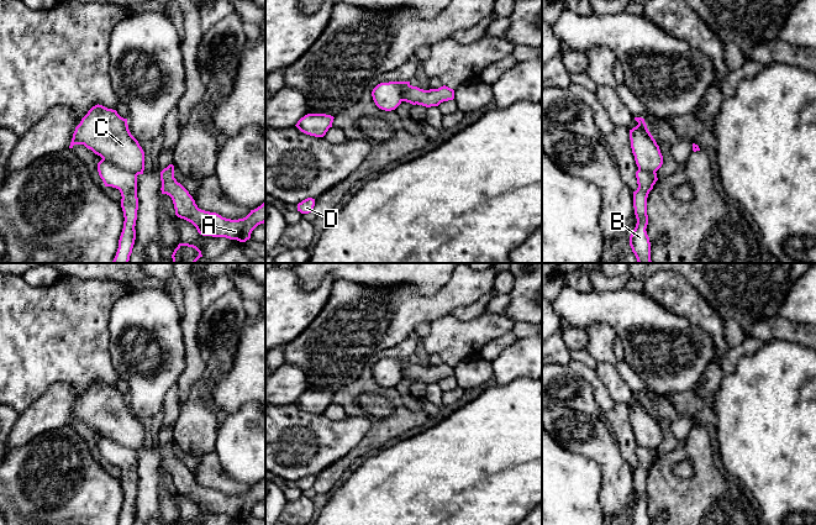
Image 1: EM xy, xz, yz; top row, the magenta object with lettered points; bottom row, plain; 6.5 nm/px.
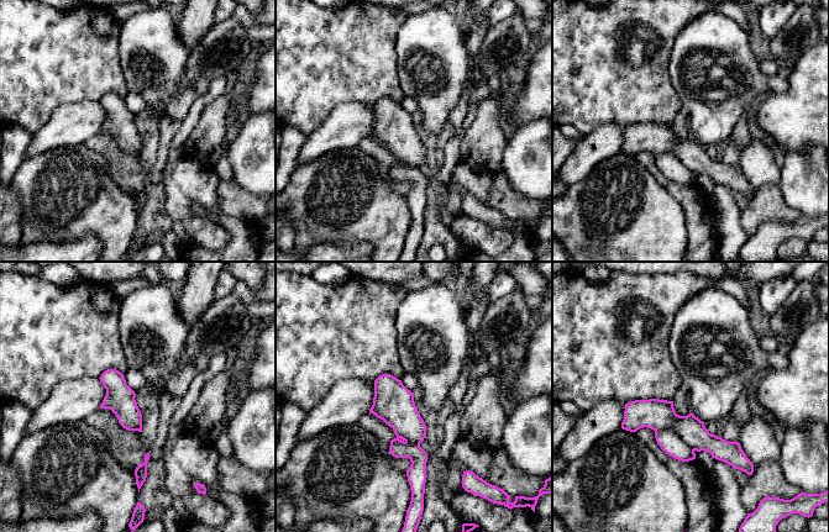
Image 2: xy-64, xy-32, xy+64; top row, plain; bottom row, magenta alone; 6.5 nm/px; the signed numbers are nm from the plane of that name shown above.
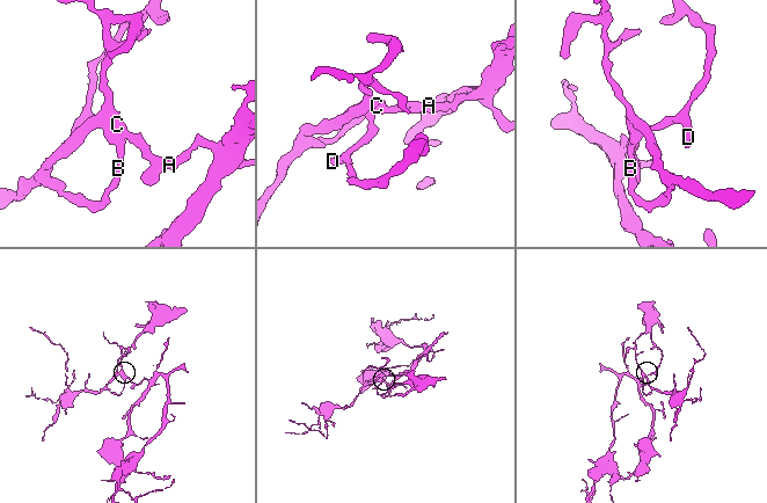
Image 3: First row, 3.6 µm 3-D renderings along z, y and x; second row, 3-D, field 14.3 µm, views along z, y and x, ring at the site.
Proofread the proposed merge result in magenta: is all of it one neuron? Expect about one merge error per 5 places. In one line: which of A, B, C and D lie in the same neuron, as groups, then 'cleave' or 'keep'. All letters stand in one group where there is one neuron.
A C / B D | cleave

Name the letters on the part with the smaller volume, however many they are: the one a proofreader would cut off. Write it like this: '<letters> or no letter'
B, D

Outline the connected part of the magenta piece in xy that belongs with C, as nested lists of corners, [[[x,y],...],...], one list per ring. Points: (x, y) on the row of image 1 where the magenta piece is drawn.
[[[102,105],[93,106],[75,127],[69,148],[84,145],[102,159],[135,174],[143,174],[144,152],[131,135],[127,119]]]

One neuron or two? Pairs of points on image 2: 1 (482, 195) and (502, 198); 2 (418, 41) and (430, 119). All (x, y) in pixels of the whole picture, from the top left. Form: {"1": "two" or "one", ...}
{"1": "two", "2": "one"}

